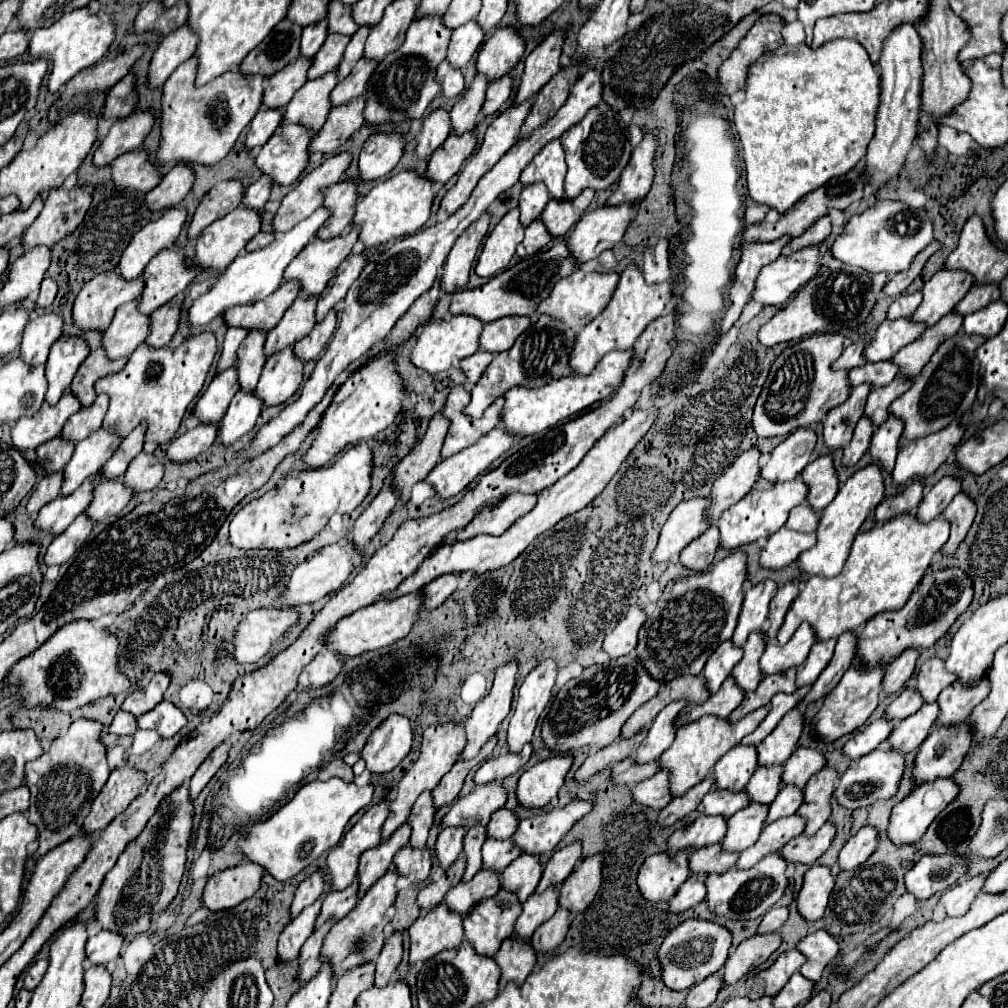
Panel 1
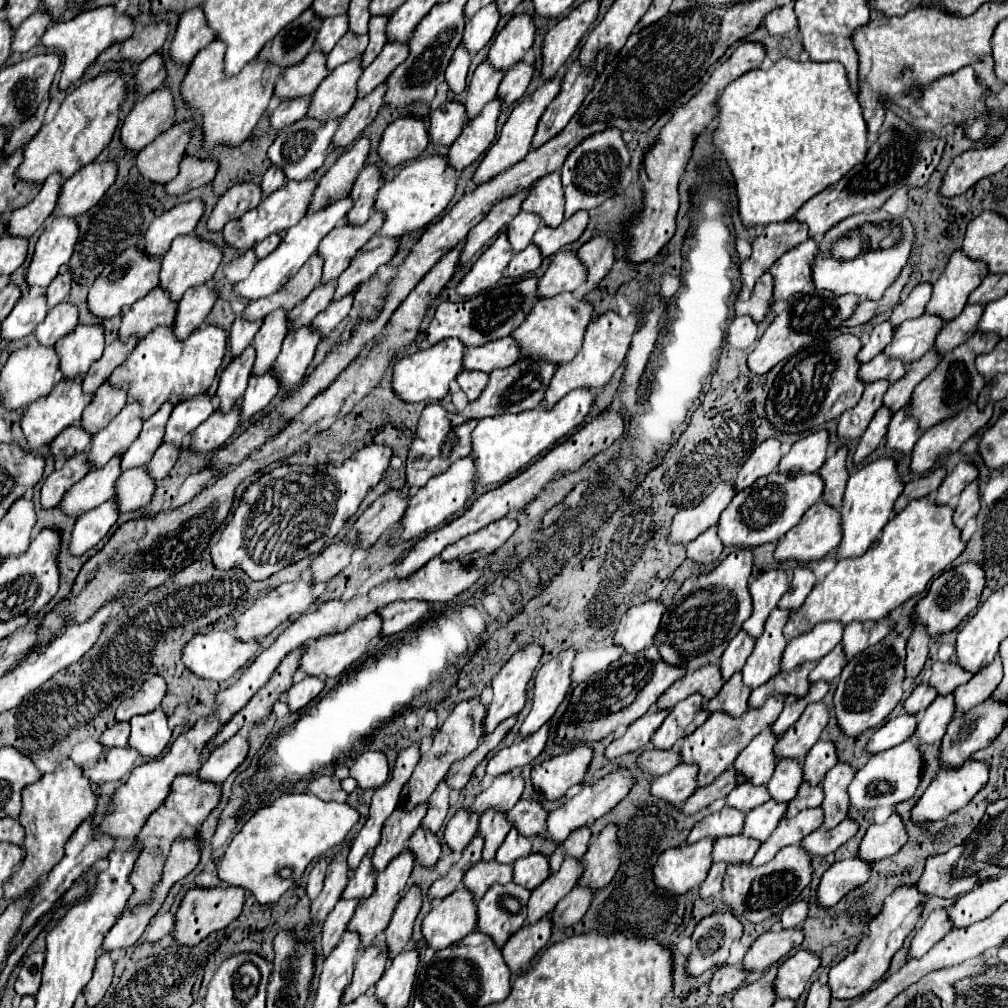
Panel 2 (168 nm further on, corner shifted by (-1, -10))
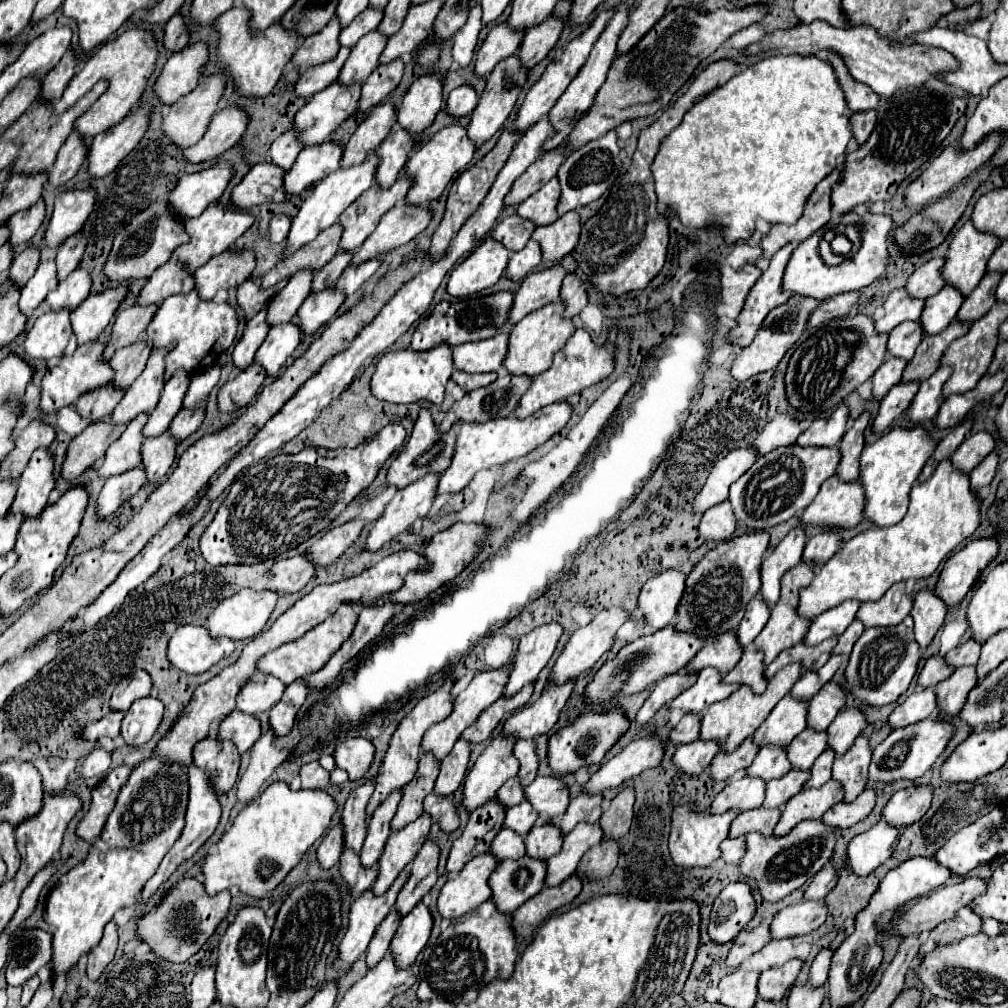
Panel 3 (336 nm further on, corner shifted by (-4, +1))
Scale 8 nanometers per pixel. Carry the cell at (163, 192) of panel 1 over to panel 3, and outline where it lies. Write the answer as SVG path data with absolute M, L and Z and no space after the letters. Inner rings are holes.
M228 107L216 113L204 133L204 137L184 151L188 163L202 163L220 157L224 151L232 149L242 137L248 123L248 115L242 109Z

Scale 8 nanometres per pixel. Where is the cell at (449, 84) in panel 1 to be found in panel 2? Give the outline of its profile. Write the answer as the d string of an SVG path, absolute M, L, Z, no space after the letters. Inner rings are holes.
M459 44L459 46L457 46L457 52L453 54L453 60L449 62L447 72L445 72L445 78L447 78L447 82L449 82L449 88L451 88L455 94L463 92L463 88L465 88L469 64L471 64L469 52L467 52L467 48L465 48L463 44Z

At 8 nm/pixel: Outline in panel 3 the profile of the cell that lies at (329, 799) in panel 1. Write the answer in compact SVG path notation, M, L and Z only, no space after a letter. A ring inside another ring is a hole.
M272 783L258 799L238 813L232 827L216 843L214 855L210 849L202 865L206 891L216 895L236 885L246 895L264 899L284 881L290 869L300 863L304 853L330 827L336 809L336 799L326 791L294 791L288 783Z

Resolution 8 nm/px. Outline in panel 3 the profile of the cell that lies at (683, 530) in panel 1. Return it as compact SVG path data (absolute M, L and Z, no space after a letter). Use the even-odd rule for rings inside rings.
M734 449L730 451L724 459L720 459L712 473L708 475L706 485L702 491L694 497L692 509L694 513L702 515L706 509L718 505L720 501L728 499L728 487L744 475L750 465L756 461L756 451L754 449Z

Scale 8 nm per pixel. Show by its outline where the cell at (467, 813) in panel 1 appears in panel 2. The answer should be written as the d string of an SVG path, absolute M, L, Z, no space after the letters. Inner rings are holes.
M519 772L501 774L493 780L493 784L487 790L483 790L475 798L471 810L485 812L485 808L501 808L501 812L509 812L509 808L513 808L519 802L523 788L525 788L525 780Z

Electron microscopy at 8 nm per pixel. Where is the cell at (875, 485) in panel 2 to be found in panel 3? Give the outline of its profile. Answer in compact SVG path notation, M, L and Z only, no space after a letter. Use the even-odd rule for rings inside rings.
M894 427L890 433L880 437L876 443L866 445L860 455L860 485L864 487L866 503L864 517L872 521L876 527L890 527L898 523L908 509L910 489L920 475L924 463L932 455L936 441L932 441L924 429L898 429Z

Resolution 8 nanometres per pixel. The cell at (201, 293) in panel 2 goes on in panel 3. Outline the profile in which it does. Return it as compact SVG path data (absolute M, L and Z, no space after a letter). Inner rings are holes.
M224 251L218 257L212 257L206 265L196 269L196 291L204 301L212 301L220 289L230 289L242 285L254 271L254 253L252 251Z

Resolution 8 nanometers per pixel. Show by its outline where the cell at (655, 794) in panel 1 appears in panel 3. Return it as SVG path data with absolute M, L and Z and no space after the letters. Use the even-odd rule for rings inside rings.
M696 739L688 745L680 745L676 749L672 761L686 775L700 775L710 765L710 761L714 759L716 753L718 753L716 743Z

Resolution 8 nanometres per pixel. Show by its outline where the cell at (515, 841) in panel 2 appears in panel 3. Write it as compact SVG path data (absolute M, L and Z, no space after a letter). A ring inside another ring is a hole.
M528 801L512 807L506 811L506 819L504 819L504 827L512 829L516 833L520 833L522 837L528 835L528 831L534 827L536 823L536 811L532 809L532 805Z

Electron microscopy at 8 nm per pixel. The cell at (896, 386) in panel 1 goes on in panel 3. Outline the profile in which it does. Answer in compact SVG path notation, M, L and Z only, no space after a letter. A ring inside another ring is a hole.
M952 321L952 325L948 325L948 329L936 333L936 335L924 337L922 343L918 345L918 349L916 349L914 359L906 365L906 369L902 373L902 383L912 383L912 381L922 383L922 381L926 381L938 369L940 357L946 351L946 347L954 339L962 337L968 329L970 329L970 325Z

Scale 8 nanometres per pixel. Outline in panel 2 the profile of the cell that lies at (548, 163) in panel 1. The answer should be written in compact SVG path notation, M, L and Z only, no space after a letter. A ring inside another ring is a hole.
M555 172L537 180L537 184L531 186L531 192L523 202L523 210L539 214L545 226L557 228L563 222L563 204L565 198L561 178L559 172Z

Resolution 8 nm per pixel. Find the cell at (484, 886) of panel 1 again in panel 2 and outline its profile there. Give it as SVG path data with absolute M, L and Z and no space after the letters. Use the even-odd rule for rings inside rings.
M479 860L469 868L469 872L463 878L465 888L471 888L475 898L481 898L491 884L509 884L513 880L513 866L501 864L497 860L483 862Z

